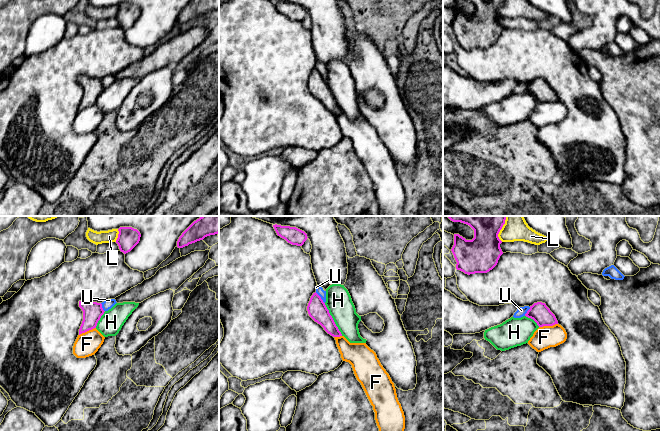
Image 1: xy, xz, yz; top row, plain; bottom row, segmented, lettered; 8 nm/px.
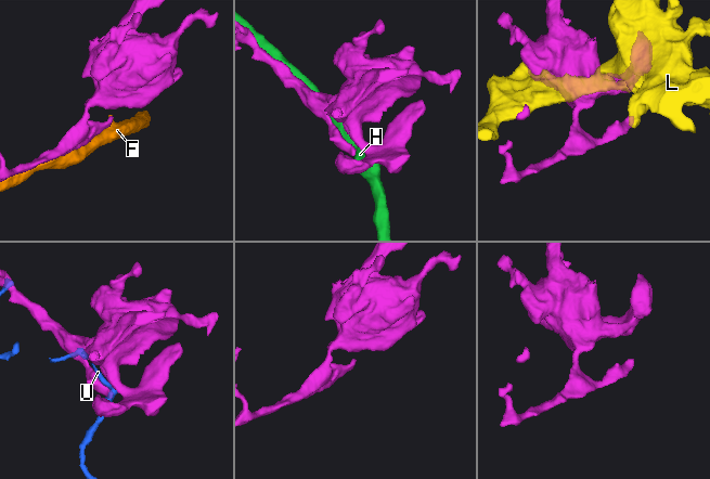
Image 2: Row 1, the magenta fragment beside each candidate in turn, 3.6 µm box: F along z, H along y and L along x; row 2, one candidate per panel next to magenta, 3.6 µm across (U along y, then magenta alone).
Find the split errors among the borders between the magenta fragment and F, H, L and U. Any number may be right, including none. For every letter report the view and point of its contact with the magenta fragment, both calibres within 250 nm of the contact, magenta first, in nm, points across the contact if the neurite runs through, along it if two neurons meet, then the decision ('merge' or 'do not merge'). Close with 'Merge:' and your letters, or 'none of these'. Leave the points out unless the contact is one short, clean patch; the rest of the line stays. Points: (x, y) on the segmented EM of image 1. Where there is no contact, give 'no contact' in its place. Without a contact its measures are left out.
F: yz (548, 325) | 160/180 nm | do not merge
H: xz (332, 319) | 160/200 nm | do not merge
L: xy (118, 235) | 170/100 nm | do not merge
U: xz (320, 298) | 160/60 nm | along xz (315, 292), (324, 303) | do not merge
Merge: none of these

